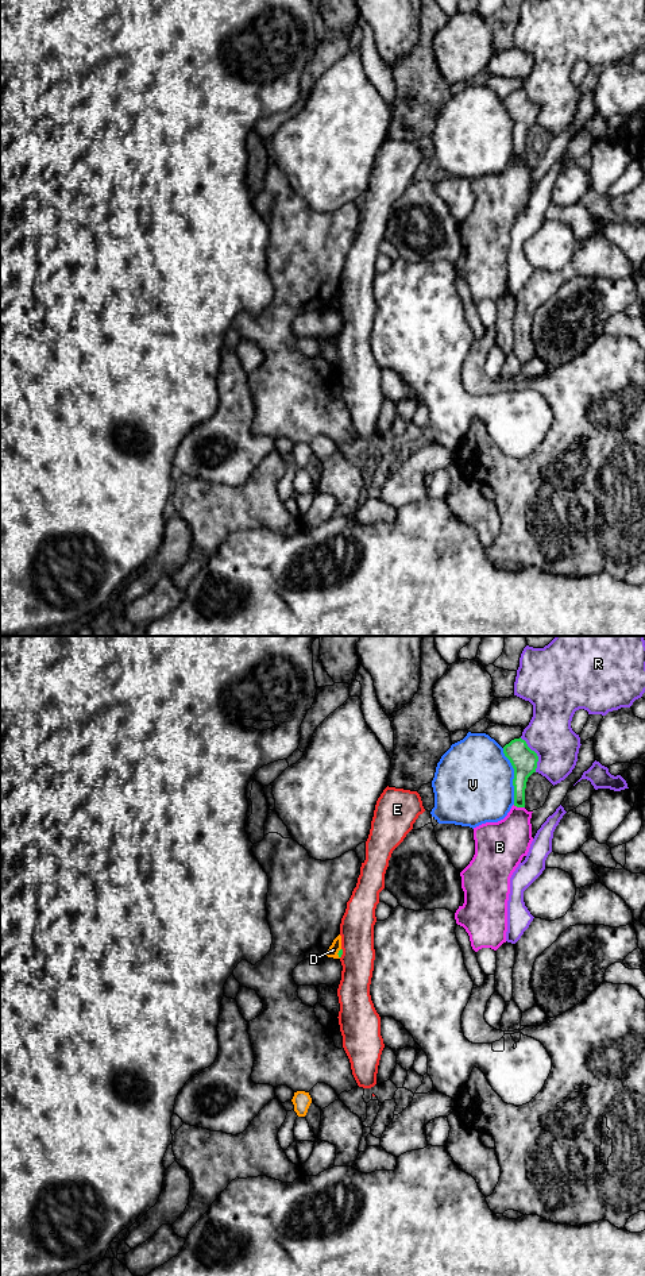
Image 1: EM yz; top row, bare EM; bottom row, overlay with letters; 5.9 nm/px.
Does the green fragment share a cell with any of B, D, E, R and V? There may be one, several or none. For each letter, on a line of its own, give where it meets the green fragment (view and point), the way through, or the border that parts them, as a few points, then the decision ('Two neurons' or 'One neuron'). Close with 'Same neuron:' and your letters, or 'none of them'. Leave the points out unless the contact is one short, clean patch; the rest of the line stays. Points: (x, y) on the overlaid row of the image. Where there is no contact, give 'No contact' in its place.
B: Touches green at yz (518, 806). Two neurons
D: Touches green at yz (338, 953). Boundary: yz (340, 948), (339, 958). Two neurons
E: Touches green at yz (342, 953). Boundary: yz (342, 948), (340, 958). Two neurons
R: Touches green at yz (536, 754). Two neurons
V: Touches green at yz (514, 777). Two neurons
Same neuron: none of them

